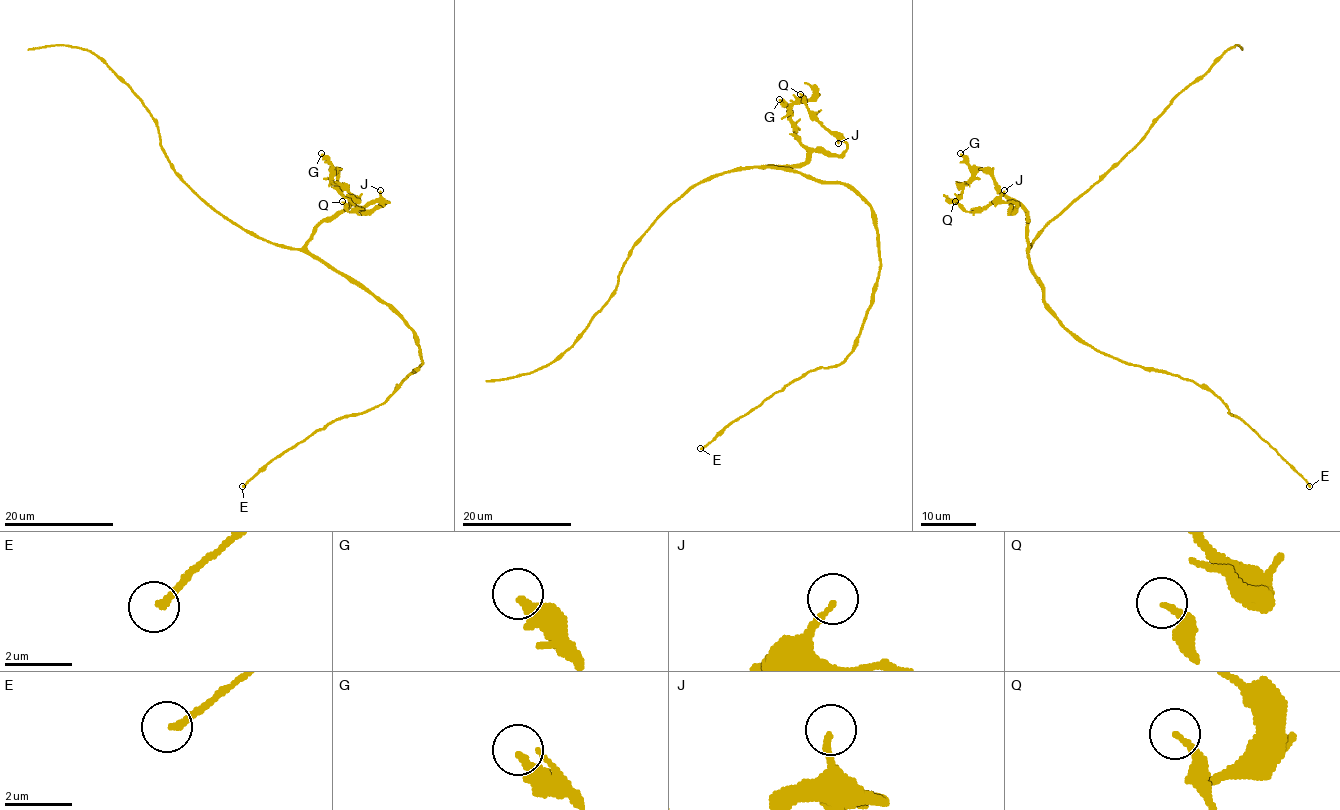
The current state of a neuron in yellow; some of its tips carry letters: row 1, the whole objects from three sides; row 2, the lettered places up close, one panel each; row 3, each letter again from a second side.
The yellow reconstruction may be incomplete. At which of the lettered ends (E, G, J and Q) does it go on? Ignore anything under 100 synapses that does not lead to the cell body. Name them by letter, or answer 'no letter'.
no letter

